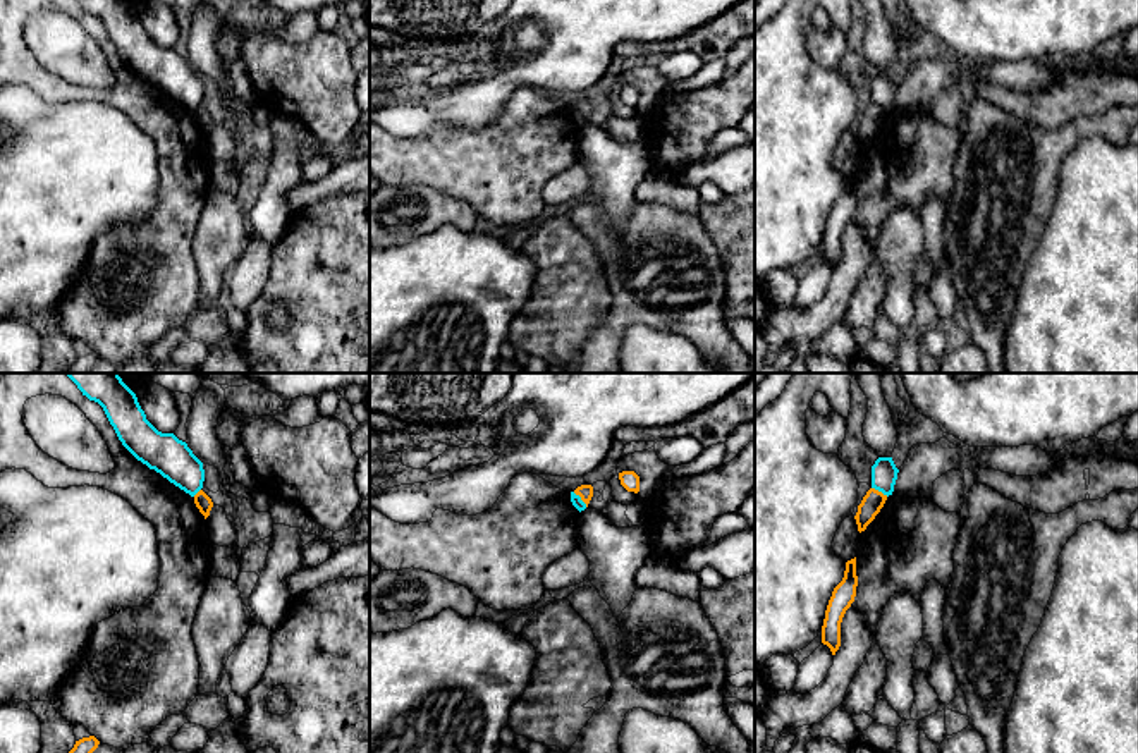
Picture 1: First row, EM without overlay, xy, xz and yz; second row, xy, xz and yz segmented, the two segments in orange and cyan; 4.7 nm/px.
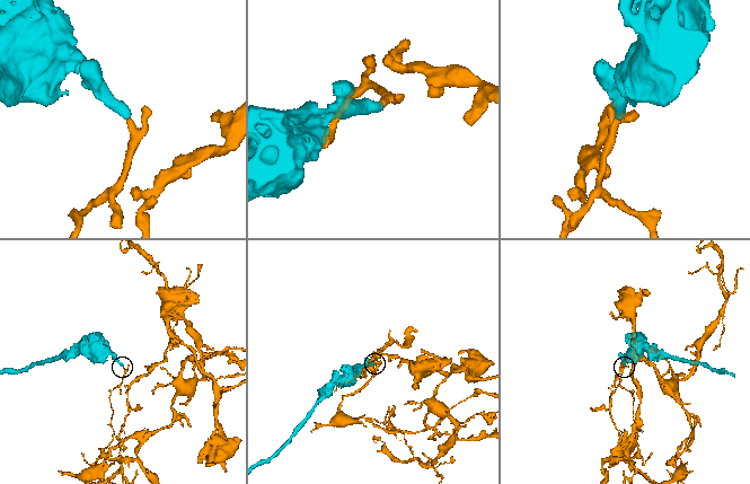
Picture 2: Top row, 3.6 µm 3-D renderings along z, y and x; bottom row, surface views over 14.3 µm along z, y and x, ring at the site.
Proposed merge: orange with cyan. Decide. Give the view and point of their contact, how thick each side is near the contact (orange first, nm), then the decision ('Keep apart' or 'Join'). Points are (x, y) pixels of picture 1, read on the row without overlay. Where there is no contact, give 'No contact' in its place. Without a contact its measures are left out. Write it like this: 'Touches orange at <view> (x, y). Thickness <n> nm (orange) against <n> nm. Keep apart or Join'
Touches orange at xz (581, 114). Thickness 70 nm (orange) against 50 nm. Keep apart

